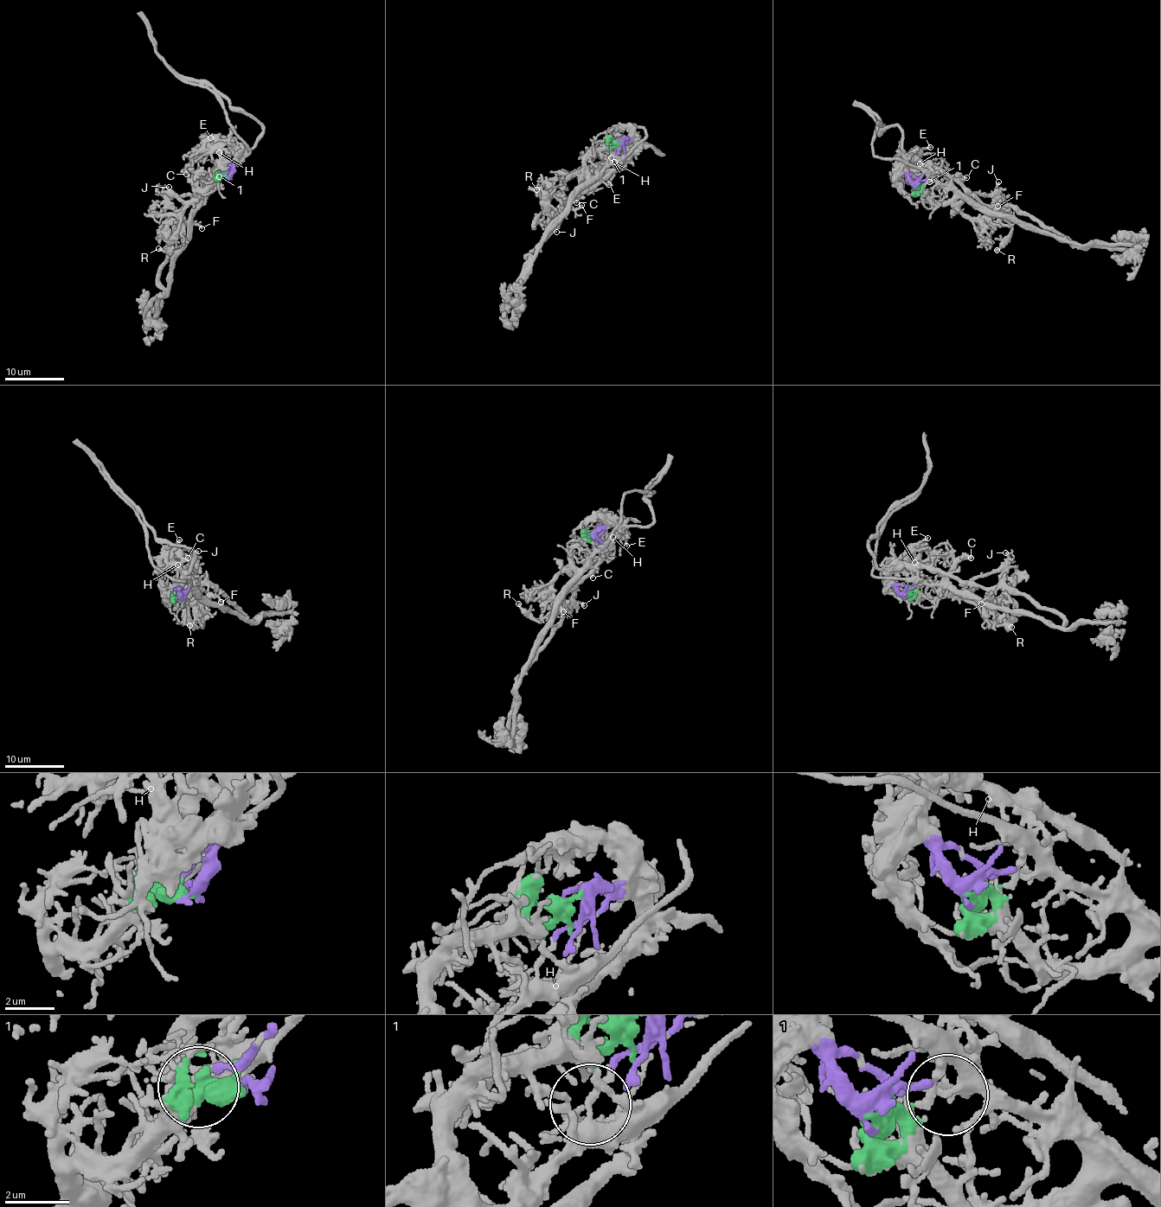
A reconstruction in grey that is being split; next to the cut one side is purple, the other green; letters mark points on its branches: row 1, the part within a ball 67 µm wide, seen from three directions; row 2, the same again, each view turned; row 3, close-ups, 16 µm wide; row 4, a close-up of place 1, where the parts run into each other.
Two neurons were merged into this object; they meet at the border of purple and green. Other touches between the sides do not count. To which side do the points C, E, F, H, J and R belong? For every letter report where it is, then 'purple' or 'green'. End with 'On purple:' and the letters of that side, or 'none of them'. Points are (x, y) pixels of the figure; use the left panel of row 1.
C: (186, 174) | green
E: (210, 137) | purple
F: (202, 228) | green
H: (219, 152) | purple
J: (169, 187) | green
R: (158, 248) | purple
On purple: E, H, R

